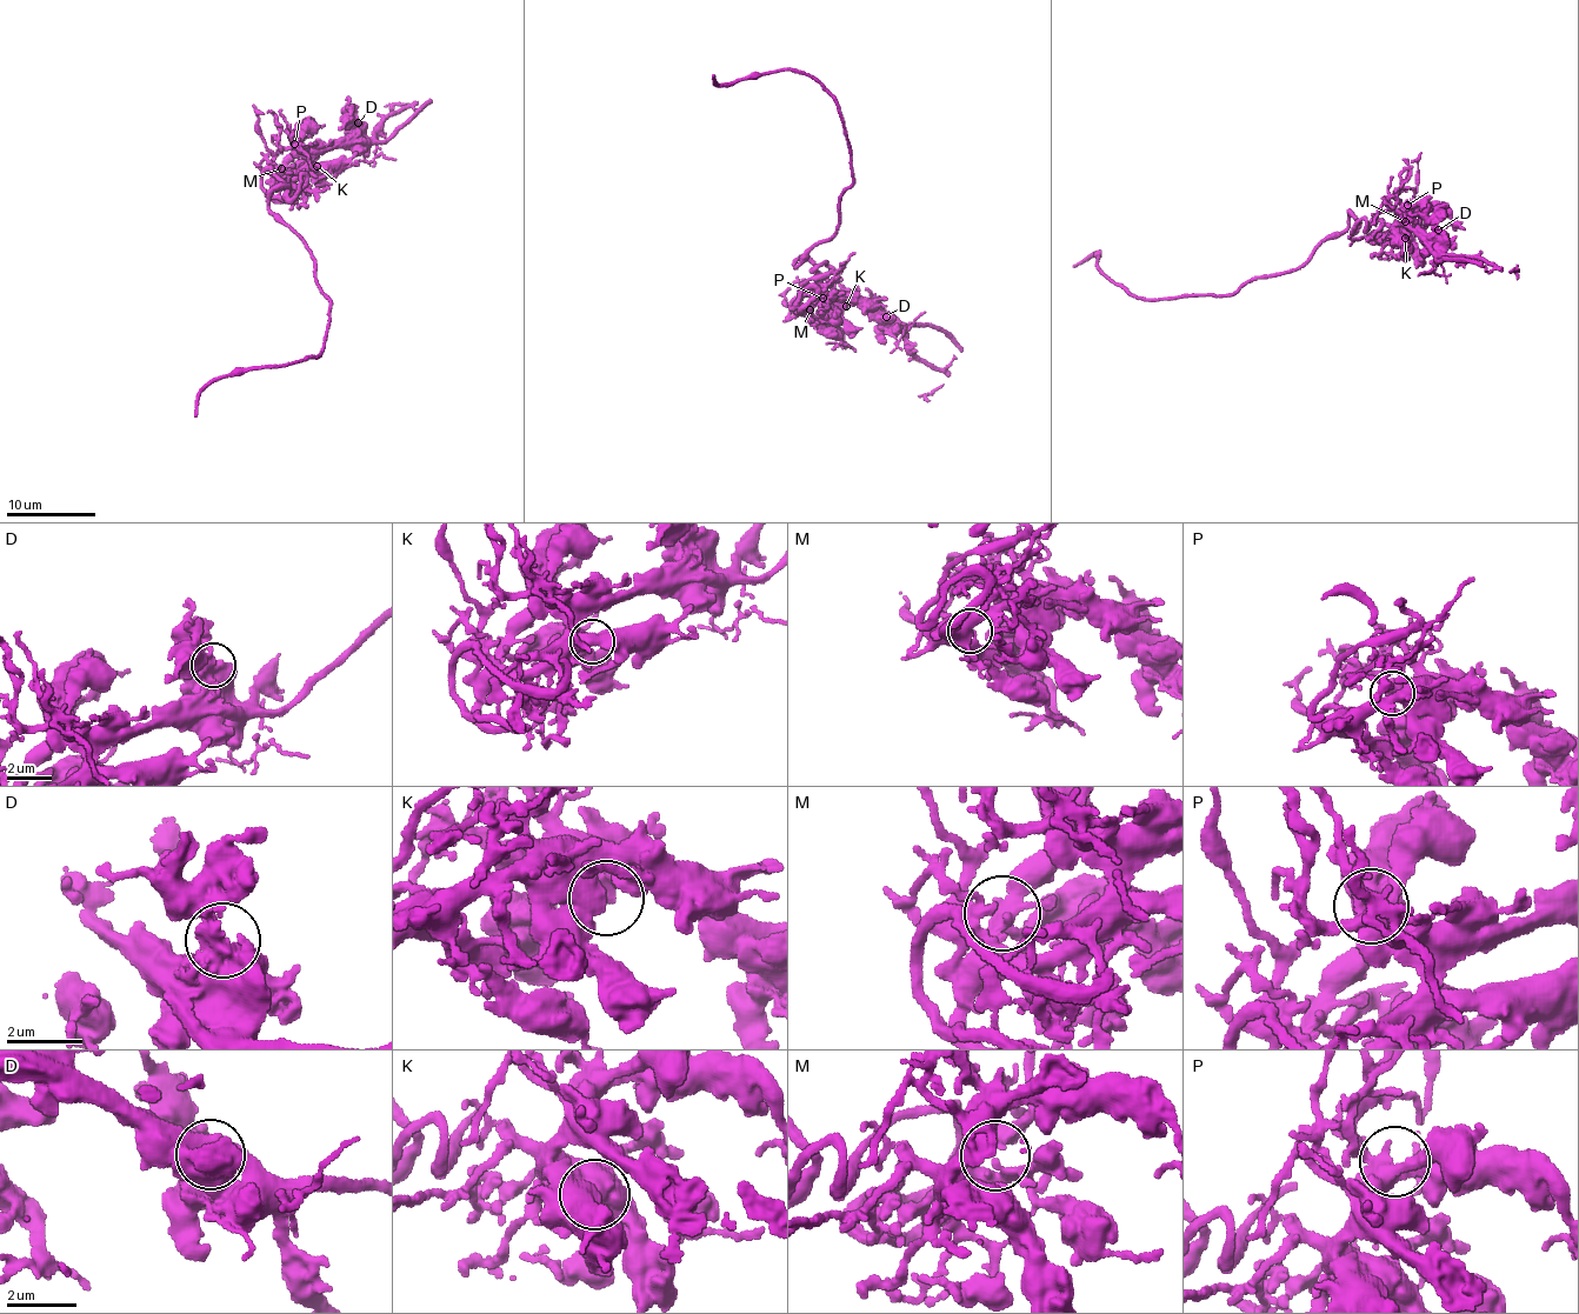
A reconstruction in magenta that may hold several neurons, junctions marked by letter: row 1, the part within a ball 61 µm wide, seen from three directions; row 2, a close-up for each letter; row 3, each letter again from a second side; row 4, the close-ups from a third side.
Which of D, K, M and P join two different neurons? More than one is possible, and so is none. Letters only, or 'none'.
none

